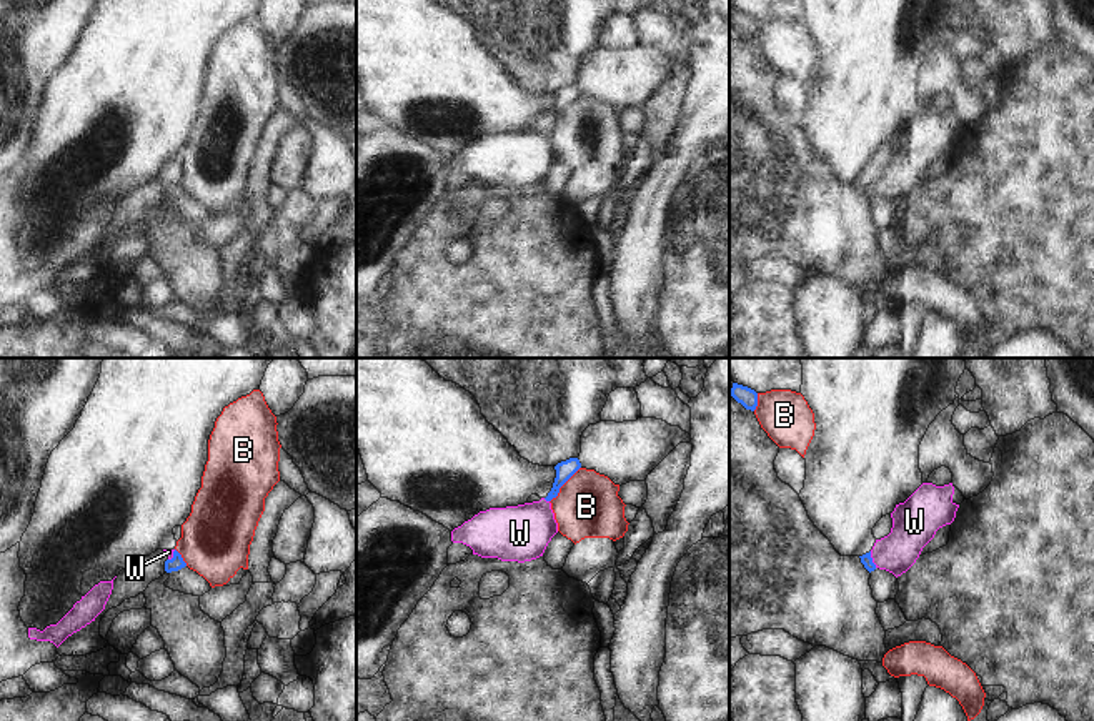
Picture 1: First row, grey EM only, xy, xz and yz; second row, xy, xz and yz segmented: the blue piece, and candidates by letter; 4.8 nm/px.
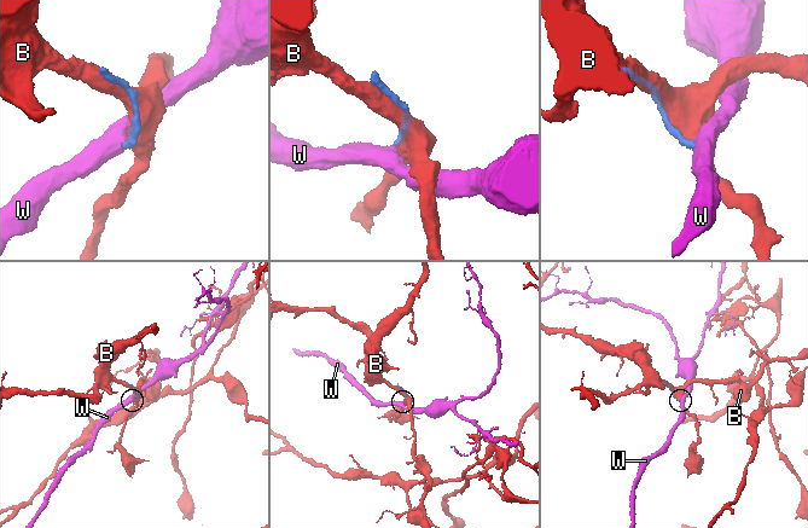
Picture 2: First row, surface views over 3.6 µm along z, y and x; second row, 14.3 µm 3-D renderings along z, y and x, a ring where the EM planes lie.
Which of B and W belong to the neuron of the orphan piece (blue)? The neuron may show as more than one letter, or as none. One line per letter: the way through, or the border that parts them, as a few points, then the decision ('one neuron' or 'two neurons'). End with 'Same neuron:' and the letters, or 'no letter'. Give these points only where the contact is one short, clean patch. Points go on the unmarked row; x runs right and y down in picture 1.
B: two neurons
W: across yz (866, 187), (871, 187), (888, 180), (911, 157) | one neuron
Same neuron: W

